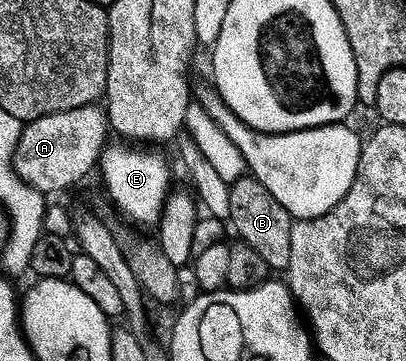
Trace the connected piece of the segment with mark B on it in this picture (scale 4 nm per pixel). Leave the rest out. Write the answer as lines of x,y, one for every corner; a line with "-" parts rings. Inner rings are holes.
243,175
240,179
229,182
228,195
230,218
229,224
234,224
237,240
248,243
252,251
257,251
268,263
272,271
285,271
288,258
292,255
292,227
295,219
288,210
272,197
267,187
251,175

